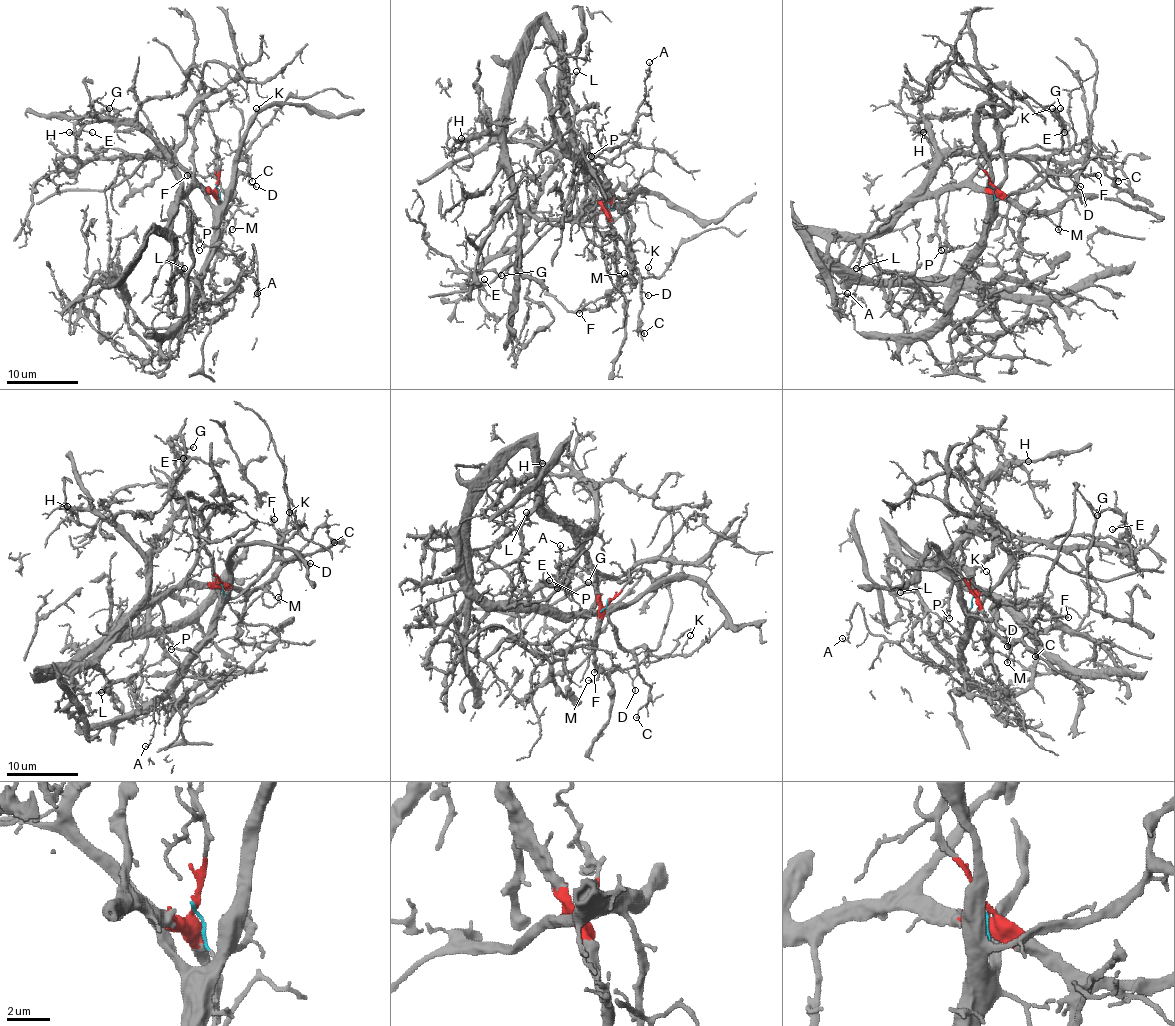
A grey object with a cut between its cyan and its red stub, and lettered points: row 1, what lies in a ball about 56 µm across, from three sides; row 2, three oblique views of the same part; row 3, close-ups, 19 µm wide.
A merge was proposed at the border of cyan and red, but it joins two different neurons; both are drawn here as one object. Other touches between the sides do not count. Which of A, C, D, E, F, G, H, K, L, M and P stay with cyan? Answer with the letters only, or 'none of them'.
A, C, D, K

